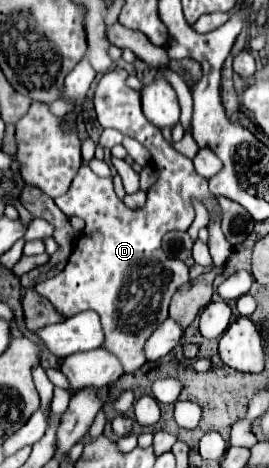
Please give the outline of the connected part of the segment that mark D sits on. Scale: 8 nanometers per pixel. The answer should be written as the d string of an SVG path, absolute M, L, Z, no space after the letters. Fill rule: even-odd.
M112 69L108 73L102 75L102 79L98 81L96 85L96 91L94 91L94 109L96 109L96 117L98 117L98 123L102 127L112 127L112 129L118 129L120 133L128 135L128 137L134 137L138 139L148 151L150 151L150 163L152 167L158 171L158 179L156 183L148 189L148 201L142 209L130 209L126 207L114 193L104 193L104 203L98 211L94 211L94 219L92 215L84 215L84 221L86 221L86 227L66 263L66 267L54 275L52 279L46 279L42 283L36 283L34 285L34 291L42 297L46 297L56 309L60 309L60 315L64 319L76 315L76 313L82 313L82 311L96 311L100 315L100 321L102 321L102 331L104 331L104 345L102 349L108 349L112 355L116 355L124 367L126 373L132 373L136 369L140 369L144 363L146 363L146 357L144 357L144 341L152 335L152 331L168 319L168 305L170 305L170 299L172 295L176 293L176 289L184 283L180 283L180 277L176 275L178 269L174 265L174 269L170 269L174 273L174 277L150 277L150 271L148 267L154 265L154 263L148 263L148 261L156 261L158 255L160 255L160 241L164 237L166 231L172 231L172 229L186 229L192 225L194 221L194 205L192 201L194 199L200 200L204 206L209 209L209 213L213 215L218 211L218 202L214 195L211 194L208 188L208 180L202 179L196 171L194 171L194 165L188 157L184 157L182 153L178 153L160 133L160 129L156 129L152 123L148 123L148 119L144 117L142 113L142 107L140 107L140 93L130 89L126 85L126 77L128 73L124 69Z

